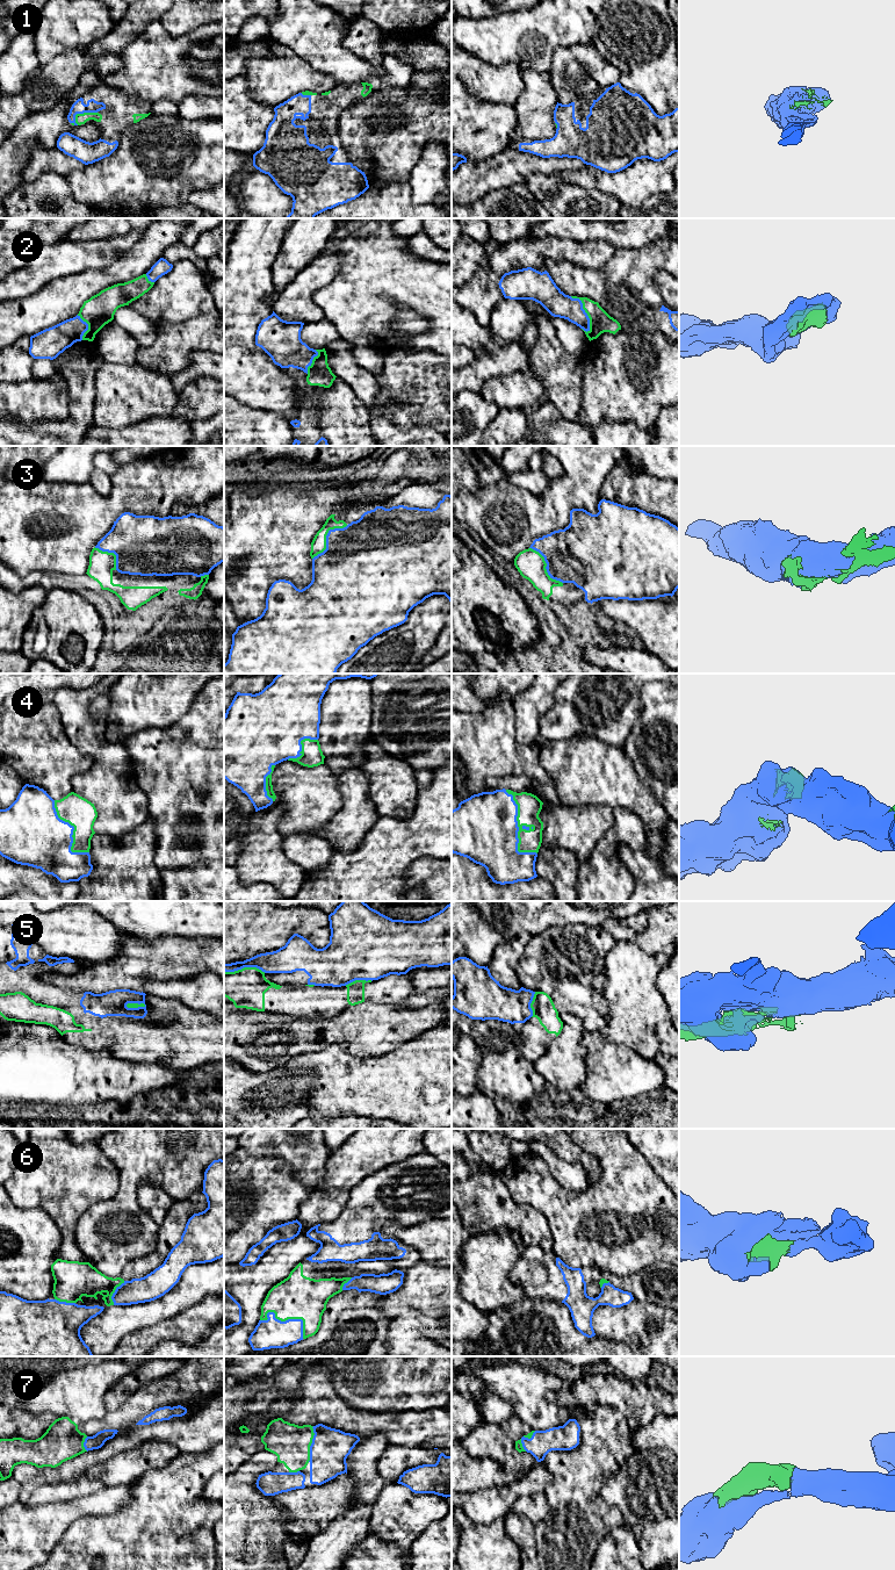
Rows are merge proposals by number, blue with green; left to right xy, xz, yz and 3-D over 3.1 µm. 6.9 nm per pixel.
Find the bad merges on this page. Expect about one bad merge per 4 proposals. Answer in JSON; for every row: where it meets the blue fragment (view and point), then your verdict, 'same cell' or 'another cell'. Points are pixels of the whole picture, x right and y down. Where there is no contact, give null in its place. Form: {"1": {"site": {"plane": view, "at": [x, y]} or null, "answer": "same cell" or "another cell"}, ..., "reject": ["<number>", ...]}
{"1": {"site": {"plane": "xy", "at": [81, 113]}, "answer": "same cell"}, "2": {"site": {"plane": "yz", "at": [584, 311]}, "answer": "same cell"}, "3": {"site": {"plane": "xz", "at": [326, 537]}, "answer": "another cell"}, "4": {"site": {"plane": "yz", "at": [518, 829]}, "answer": "same cell"}, "5": {"site": {"plane": "xz", "at": [245, 966]}, "answer": "another cell"}, "6": {"site": {"plane": "xz", "at": [287, 1320]}, "answer": "same cell"}, "7": {"site": {"plane": "xz", "at": [311, 1444]}, "answer": "same cell"}, "reject": ["3", "5"]}

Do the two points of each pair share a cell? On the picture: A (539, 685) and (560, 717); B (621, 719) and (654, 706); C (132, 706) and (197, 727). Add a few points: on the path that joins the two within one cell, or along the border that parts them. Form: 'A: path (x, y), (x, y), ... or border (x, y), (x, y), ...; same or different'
A: border (558, 685), (553, 706), (540, 720), (540, 729); different
B: border (643, 685), (641, 689), (641, 714), (628, 734); different
C: border (193, 698), (178, 720), (151, 729); different

